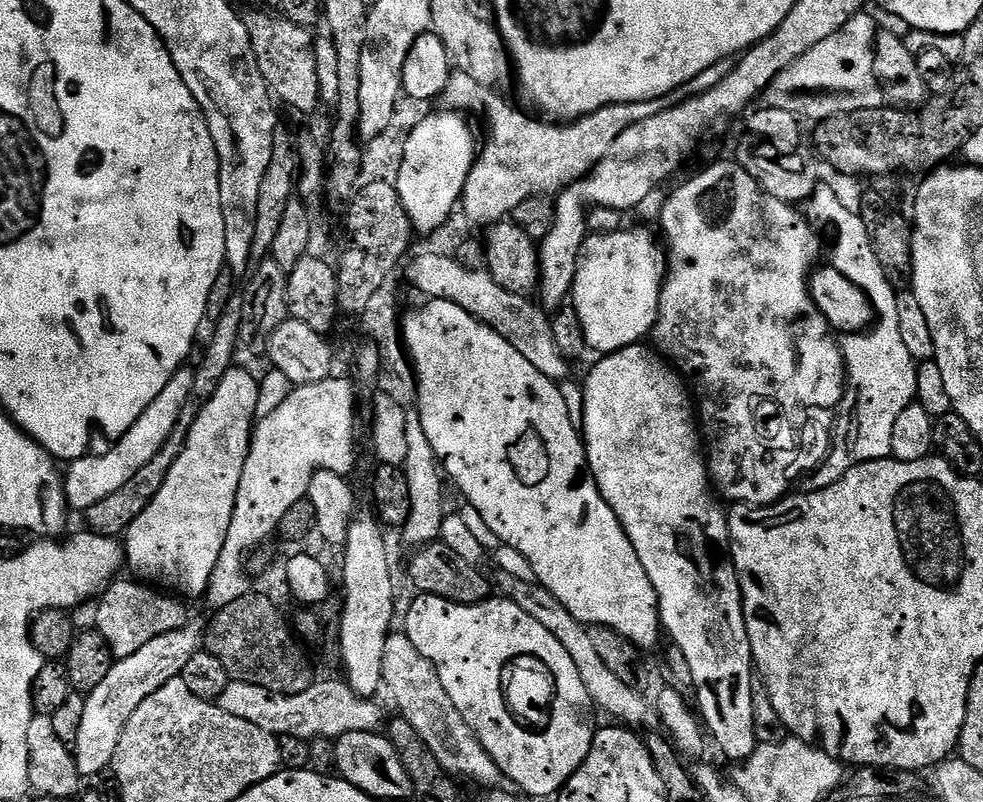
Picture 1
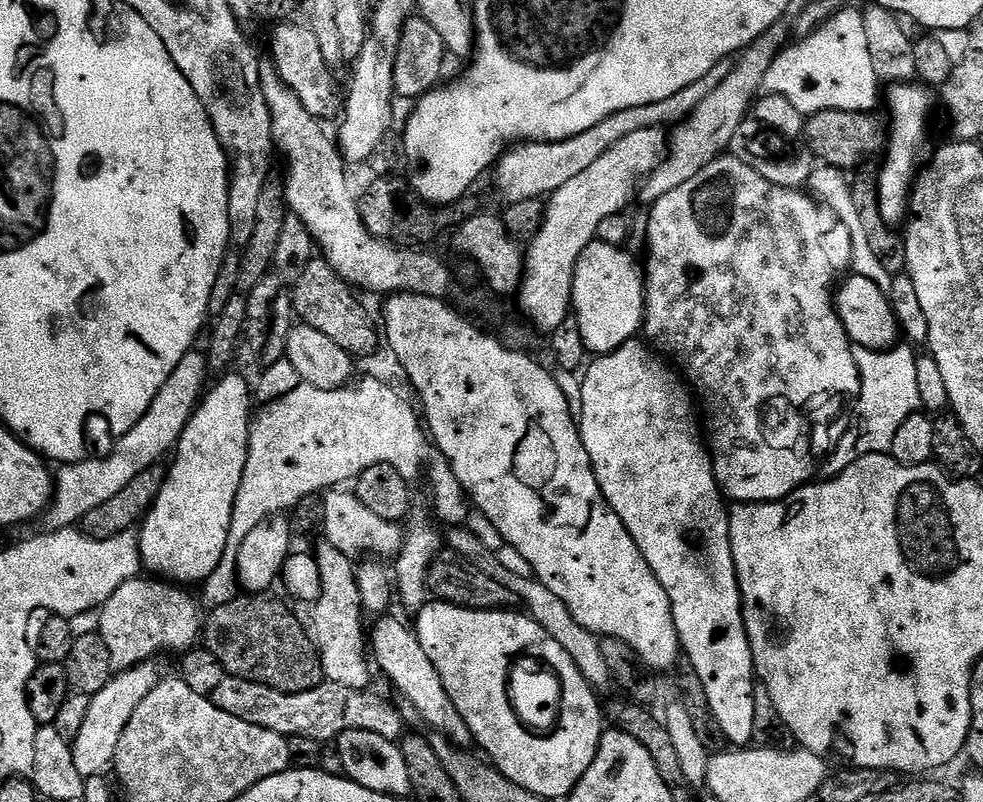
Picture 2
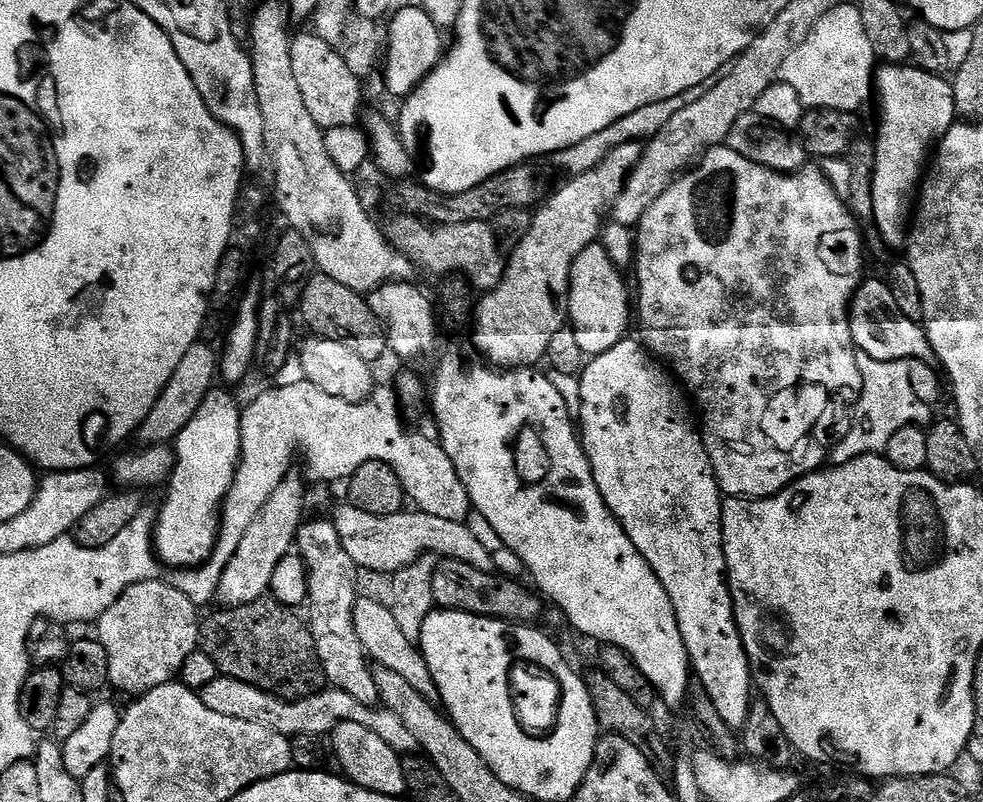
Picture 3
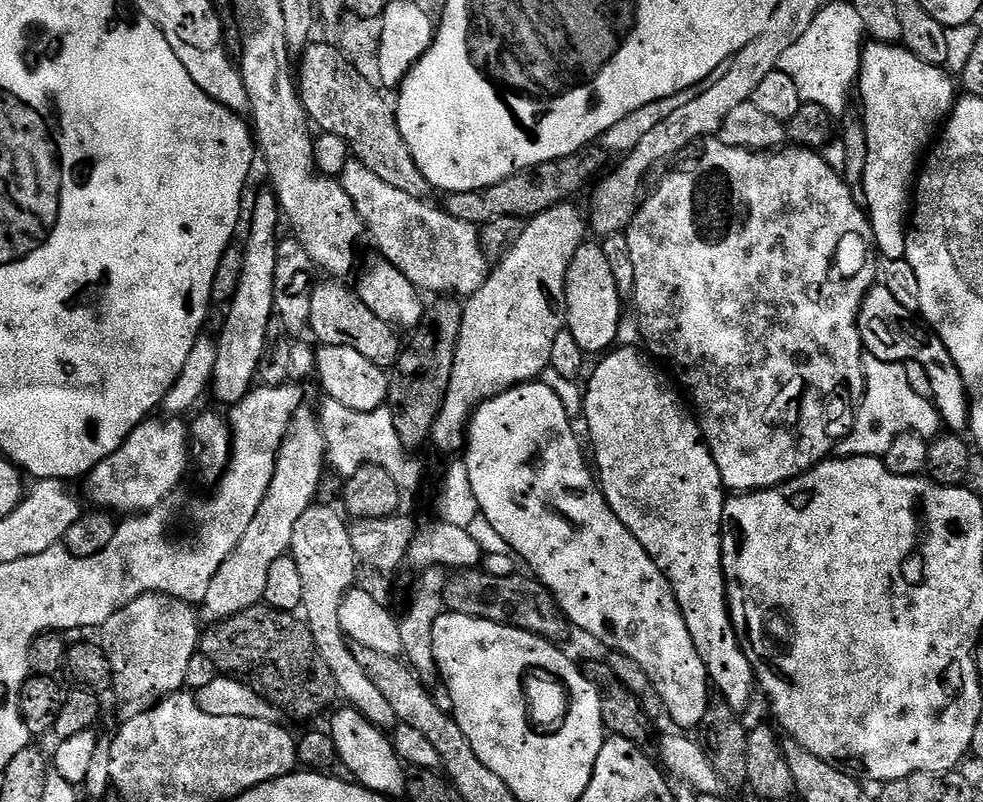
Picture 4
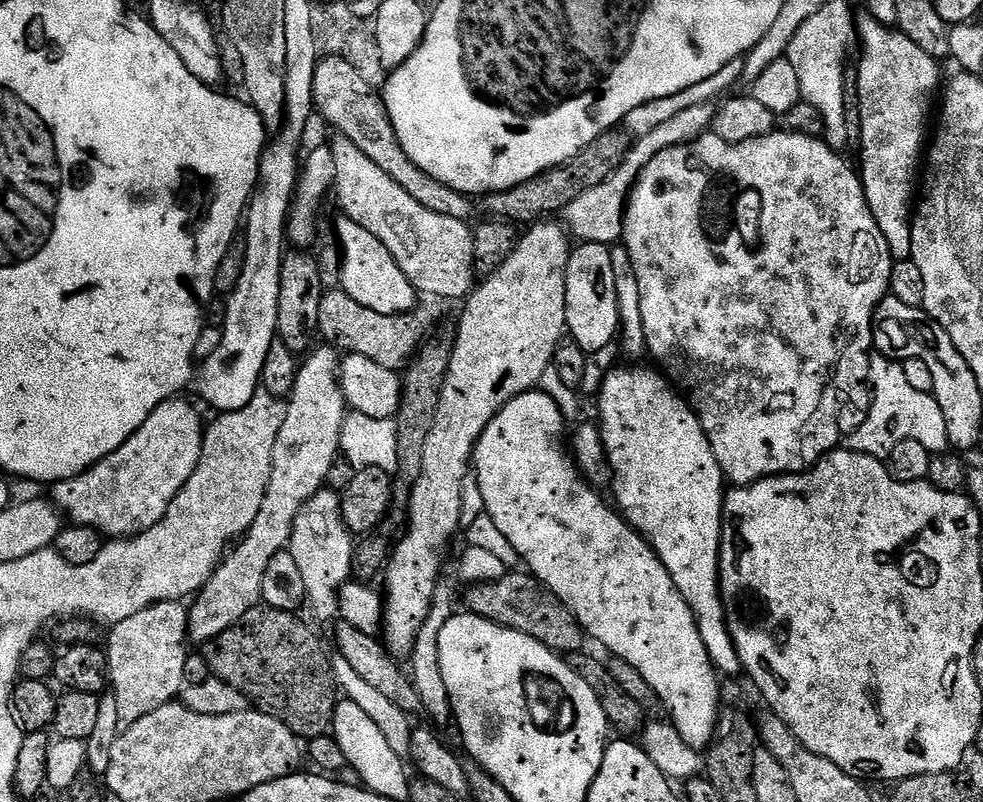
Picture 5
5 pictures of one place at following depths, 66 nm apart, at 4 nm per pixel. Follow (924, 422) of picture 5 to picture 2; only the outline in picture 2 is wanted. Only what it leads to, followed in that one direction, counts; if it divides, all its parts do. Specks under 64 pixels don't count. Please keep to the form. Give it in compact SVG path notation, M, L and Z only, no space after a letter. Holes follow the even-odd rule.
M893 346L887 350L853 347L854 362L860 371L860 395L855 401L855 404L857 403L856 417L853 418L852 425L841 434L836 449L828 456L828 461L825 464L823 461L822 472L824 472L825 477L838 475L842 470L846 470L846 466L858 462L858 458L862 458L866 454L887 453L894 442L894 434L898 434L898 426L902 426L902 422L906 422L906 418L910 418L915 412L921 411L920 399L918 398L917 353L911 347L900 347Z

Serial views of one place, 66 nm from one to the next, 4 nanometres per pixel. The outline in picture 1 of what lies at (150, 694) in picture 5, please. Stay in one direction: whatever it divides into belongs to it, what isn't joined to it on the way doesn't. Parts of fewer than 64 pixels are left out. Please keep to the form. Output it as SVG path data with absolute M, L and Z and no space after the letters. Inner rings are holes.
M123 578L113 581L97 601L99 608L96 628L106 638L115 659L129 657L156 636L180 631L190 620L188 610L181 599L177 597L174 599L170 597L173 595L137 581L134 582L126 582Z

